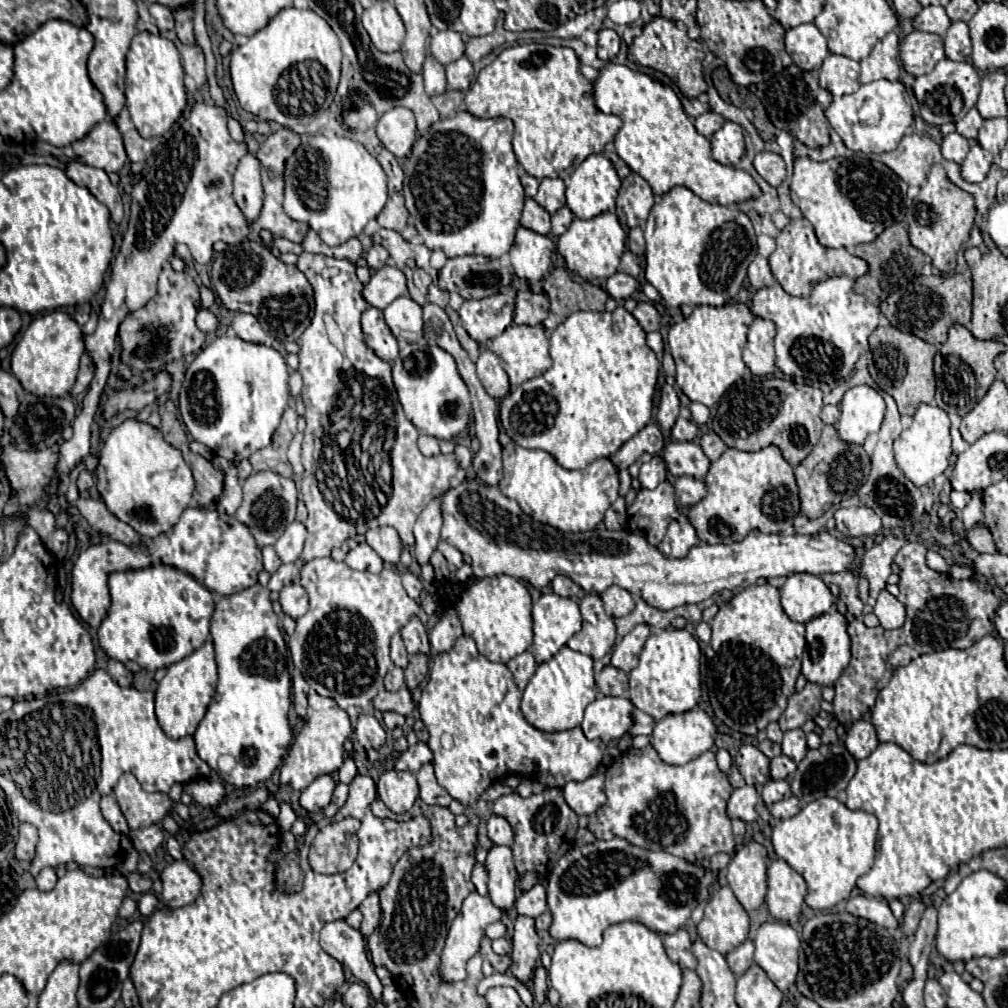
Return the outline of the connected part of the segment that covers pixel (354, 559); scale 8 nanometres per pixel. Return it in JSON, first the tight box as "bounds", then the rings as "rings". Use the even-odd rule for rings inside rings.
{"bounds":[344,543,382,573],"rings":[[[360,543],[352,551],[348,551],[344,563],[352,569],[358,569],[358,571],[370,571],[370,573],[380,573],[382,571],[382,559],[366,543]]]}

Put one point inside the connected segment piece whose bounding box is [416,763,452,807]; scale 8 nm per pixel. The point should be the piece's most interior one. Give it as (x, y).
(430, 792)

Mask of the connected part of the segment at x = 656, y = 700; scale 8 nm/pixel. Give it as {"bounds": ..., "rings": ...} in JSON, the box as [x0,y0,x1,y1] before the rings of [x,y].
{"bounds":[630,629,700,719],"rings":[[[662,629],[648,637],[640,653],[638,667],[630,671],[630,701],[636,709],[646,711],[654,719],[660,719],[668,713],[684,713],[698,705],[700,701],[700,647],[698,641],[686,629]]]}

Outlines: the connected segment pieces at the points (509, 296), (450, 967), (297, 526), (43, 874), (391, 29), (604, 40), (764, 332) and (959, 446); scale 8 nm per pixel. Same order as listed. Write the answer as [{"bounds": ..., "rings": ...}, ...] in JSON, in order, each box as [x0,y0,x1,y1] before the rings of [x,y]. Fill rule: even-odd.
[{"bounds":[458,291,514,345],"rings":[[[514,291],[498,293],[478,301],[464,301],[458,313],[468,335],[484,345],[486,341],[498,337],[512,323]]]},{"bounds":[440,891,502,983],"rings":[[[476,891],[470,893],[466,899],[464,899],[464,905],[462,905],[462,911],[456,915],[450,931],[448,931],[448,937],[446,937],[446,945],[444,945],[444,951],[442,951],[442,961],[440,961],[440,979],[444,983],[454,983],[454,981],[462,981],[466,977],[466,963],[468,959],[472,959],[478,949],[480,949],[480,941],[484,939],[484,929],[490,925],[490,923],[496,923],[502,919],[502,911],[498,907],[492,905],[490,897],[480,897]]]},{"bounds":[274,521,306,563],"rings":[[[294,521],[292,525],[288,525],[284,535],[274,545],[280,561],[282,563],[294,563],[302,553],[304,539],[306,539],[306,527],[302,523]]]},{"bounds":[36,867,58,891],"rings":[[[50,867],[42,869],[42,871],[40,871],[40,875],[36,877],[36,885],[38,885],[38,889],[40,889],[40,891],[52,891],[52,889],[54,889],[54,885],[56,885],[56,881],[58,881],[56,871],[54,871],[54,869],[50,869]]]},{"bounds":[362,1,404,53],"rings":[[[376,1],[362,15],[362,25],[368,31],[376,49],[394,53],[404,41],[404,23],[396,13],[396,7],[388,1]]]},{"bounds":[598,29,620,61],"rings":[[[602,29],[598,31],[598,57],[602,61],[610,61],[612,57],[618,55],[620,49],[620,37],[612,29]]]},{"bounds":[744,317,774,375],"rings":[[[756,317],[748,331],[748,343],[744,347],[744,363],[758,375],[770,375],[774,371],[774,323]]]},{"bounds":[950,428,968,456],"rings":[[[951,428],[950,435],[952,440],[952,453],[958,456],[968,447],[968,443],[962,439],[962,435],[957,428]]]}]

